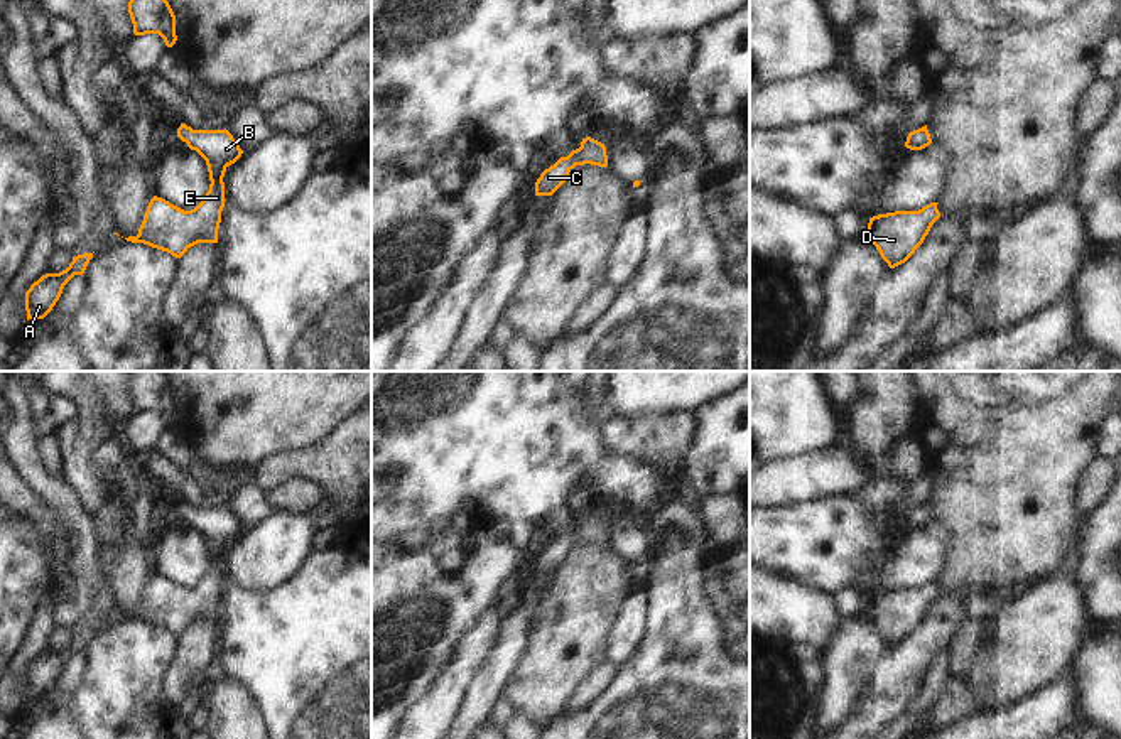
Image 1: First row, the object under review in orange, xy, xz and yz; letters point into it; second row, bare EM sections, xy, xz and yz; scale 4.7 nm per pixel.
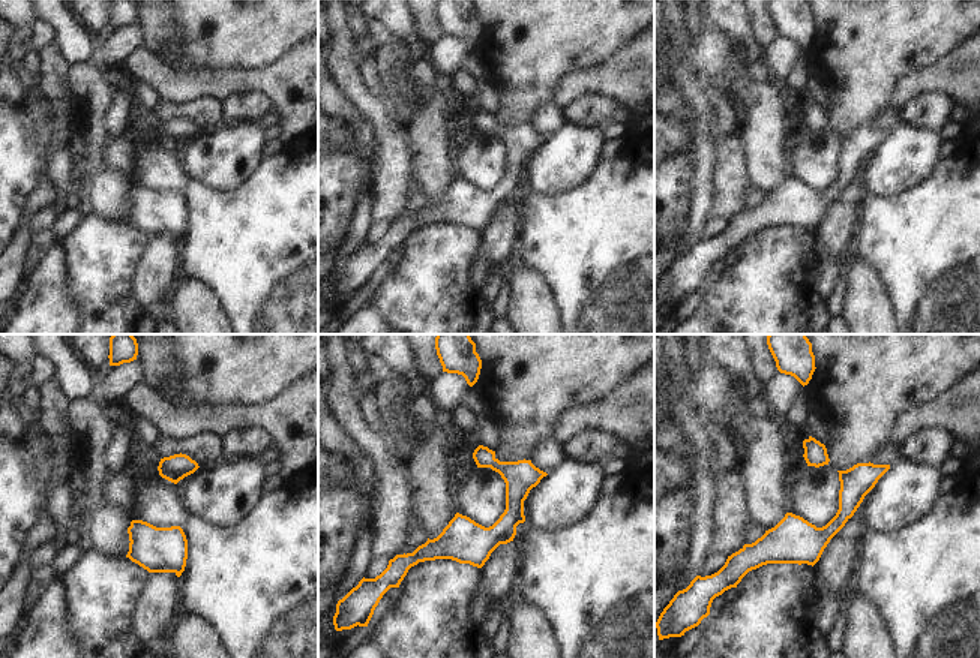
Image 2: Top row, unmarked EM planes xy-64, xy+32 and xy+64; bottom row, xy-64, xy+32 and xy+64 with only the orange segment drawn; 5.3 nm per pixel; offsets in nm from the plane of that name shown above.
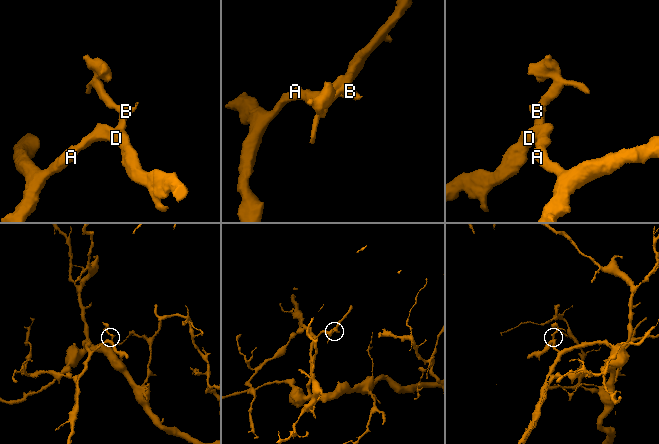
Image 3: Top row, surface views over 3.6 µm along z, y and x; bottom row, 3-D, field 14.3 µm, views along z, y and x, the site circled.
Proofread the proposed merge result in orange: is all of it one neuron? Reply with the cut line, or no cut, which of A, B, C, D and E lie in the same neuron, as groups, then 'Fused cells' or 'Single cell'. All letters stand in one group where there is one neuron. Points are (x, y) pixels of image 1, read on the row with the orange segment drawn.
No split. Groups: A B C D E. Single cell

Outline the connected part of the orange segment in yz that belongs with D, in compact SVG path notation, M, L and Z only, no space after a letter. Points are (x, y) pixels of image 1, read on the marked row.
M939 202L918 211L895 211L869 218L868 236L890 268L905 263L940 218Z

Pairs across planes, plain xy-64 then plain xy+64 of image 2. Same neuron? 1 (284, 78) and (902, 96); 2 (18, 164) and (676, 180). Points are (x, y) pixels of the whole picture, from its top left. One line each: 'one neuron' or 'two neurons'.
1: one neuron
2: one neuron

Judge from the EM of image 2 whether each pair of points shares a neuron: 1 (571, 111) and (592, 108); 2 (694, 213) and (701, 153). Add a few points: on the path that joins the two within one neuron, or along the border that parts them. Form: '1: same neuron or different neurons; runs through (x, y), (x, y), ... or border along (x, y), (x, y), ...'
1: same neuron; runs through (575, 111), (587, 110)
2: same neuron; runs through (700, 198), (701, 168)

